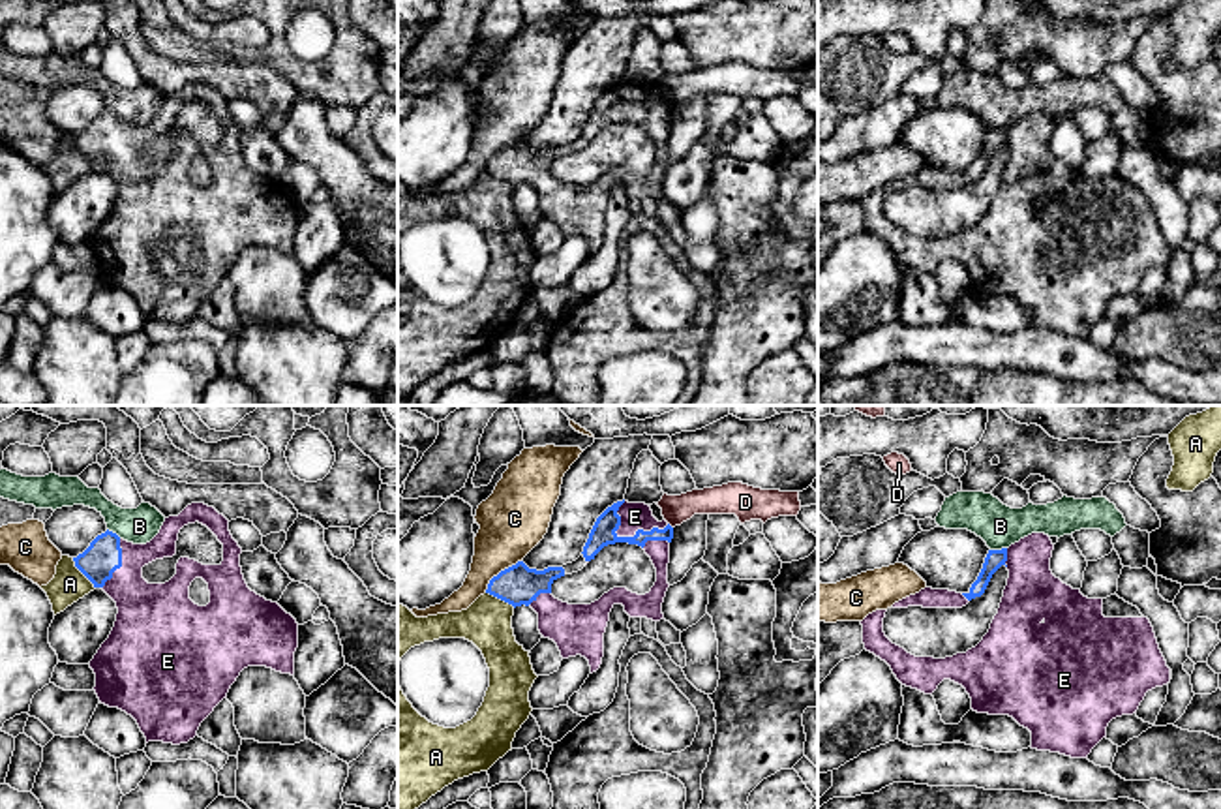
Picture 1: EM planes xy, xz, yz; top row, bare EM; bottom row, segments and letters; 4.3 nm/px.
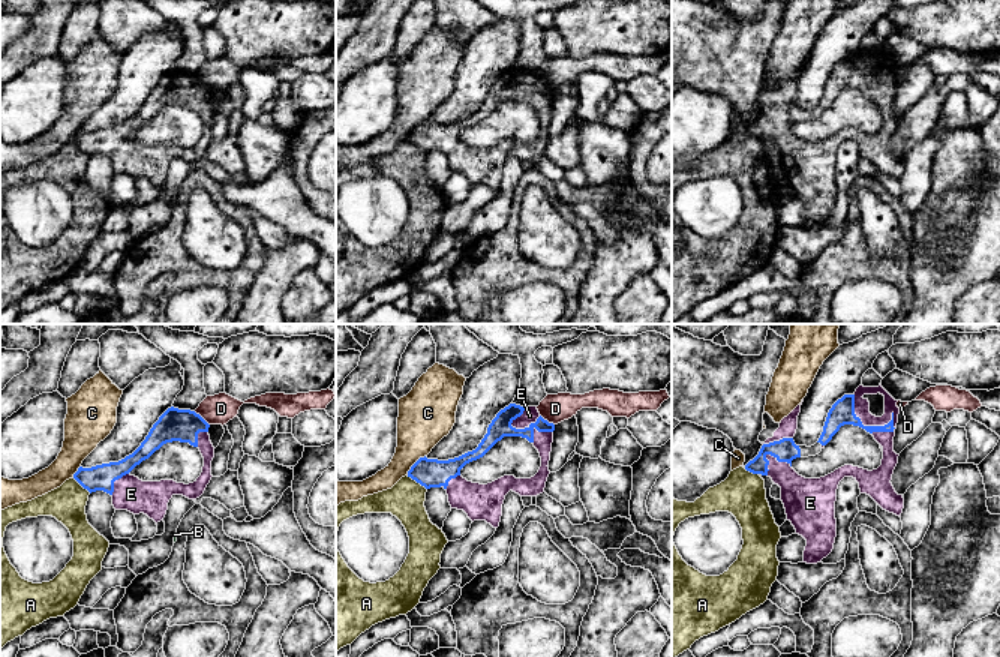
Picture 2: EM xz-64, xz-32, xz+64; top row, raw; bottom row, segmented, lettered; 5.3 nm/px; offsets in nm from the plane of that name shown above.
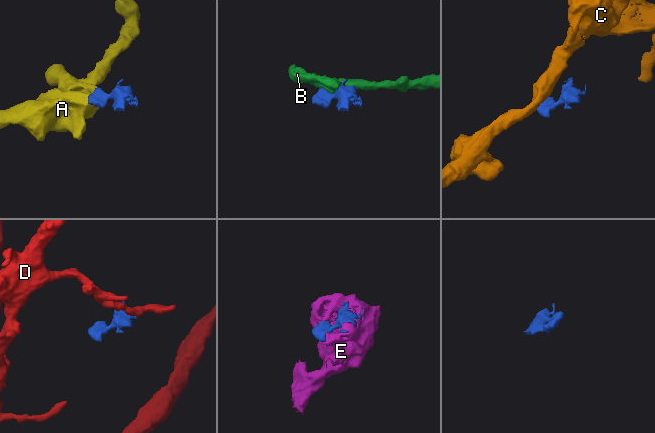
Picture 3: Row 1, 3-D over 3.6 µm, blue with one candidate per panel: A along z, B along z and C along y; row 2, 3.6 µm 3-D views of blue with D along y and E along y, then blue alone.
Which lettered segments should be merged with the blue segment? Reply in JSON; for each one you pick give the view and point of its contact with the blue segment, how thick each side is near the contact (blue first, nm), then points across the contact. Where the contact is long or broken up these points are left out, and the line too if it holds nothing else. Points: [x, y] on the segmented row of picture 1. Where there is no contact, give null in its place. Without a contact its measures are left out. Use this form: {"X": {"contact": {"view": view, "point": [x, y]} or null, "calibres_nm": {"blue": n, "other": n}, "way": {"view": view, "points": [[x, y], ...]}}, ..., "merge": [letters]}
{"E": {"contact": {"view": "xz", "point": [640, 530]}, "calibres_nm": {"blue": 110, "other": 120}}, "merge": ["E"]}

